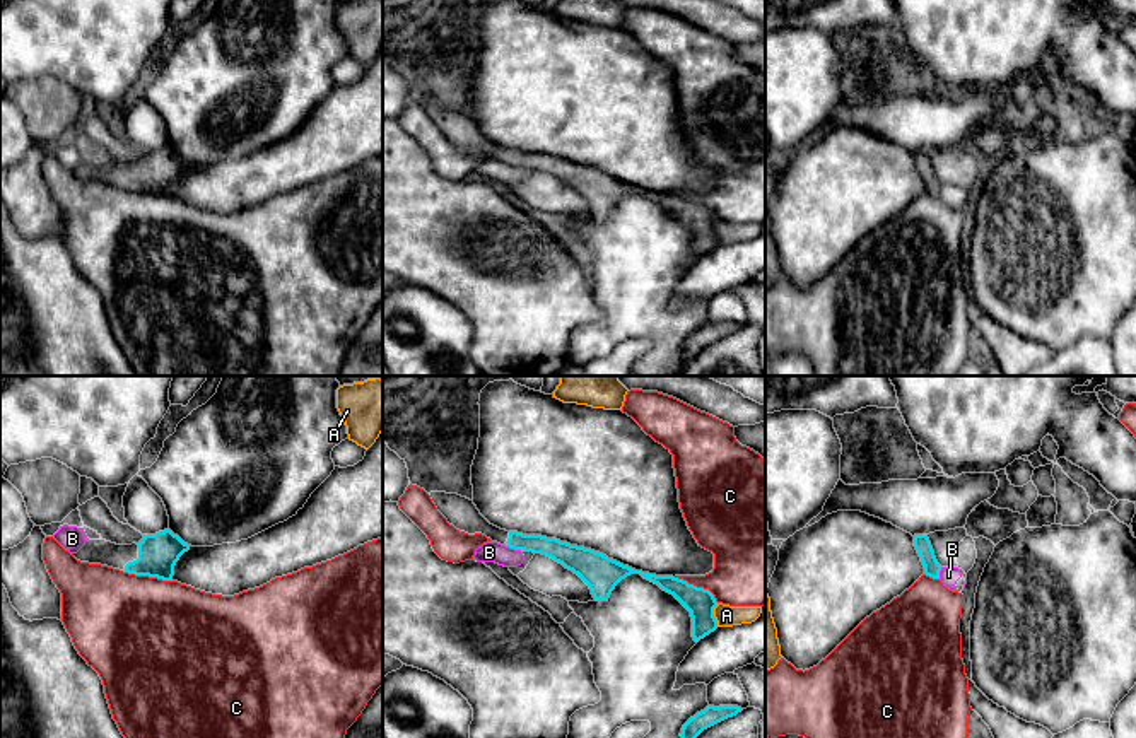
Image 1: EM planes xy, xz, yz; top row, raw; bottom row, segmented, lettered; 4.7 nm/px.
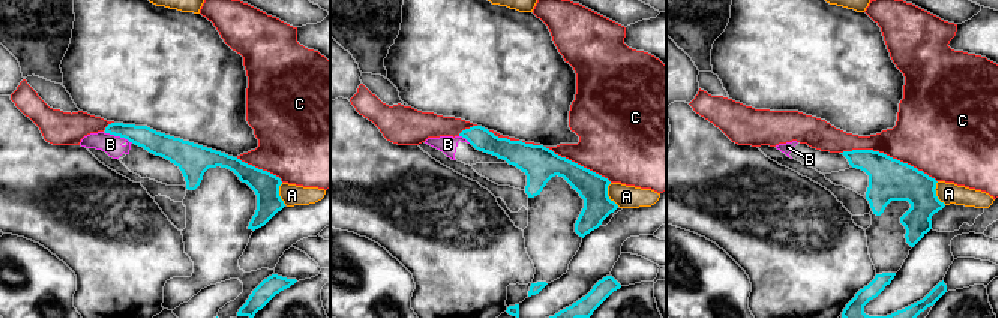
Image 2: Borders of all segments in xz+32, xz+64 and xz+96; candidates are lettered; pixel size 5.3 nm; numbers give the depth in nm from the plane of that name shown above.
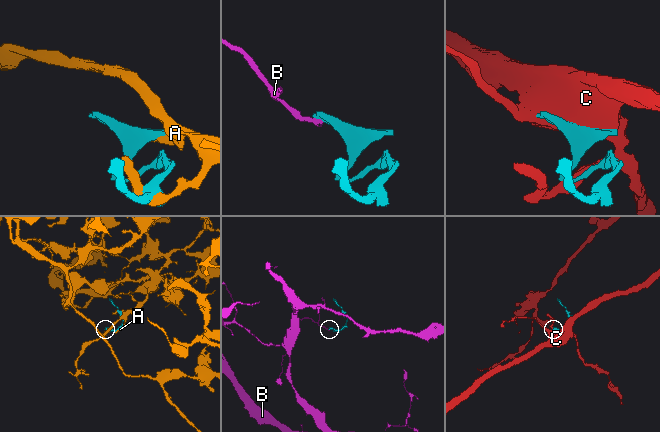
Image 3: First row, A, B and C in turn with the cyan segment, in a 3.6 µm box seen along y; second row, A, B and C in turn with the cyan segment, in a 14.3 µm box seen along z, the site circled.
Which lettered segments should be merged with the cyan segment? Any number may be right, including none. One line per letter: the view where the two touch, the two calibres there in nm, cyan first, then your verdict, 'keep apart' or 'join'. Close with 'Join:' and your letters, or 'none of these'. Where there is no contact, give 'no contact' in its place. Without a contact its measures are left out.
A: contact in xz; calibres 140 and 100 nm; keep apart
B: contact in xz; calibres 110 and 100 nm; keep apart
C: contact in xy; calibres 190 and 500 nm; keep apart
Join: none of these

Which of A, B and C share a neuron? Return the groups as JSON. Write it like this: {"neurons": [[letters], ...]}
{"neurons": [["A"], ["B"], ["C"]]}

